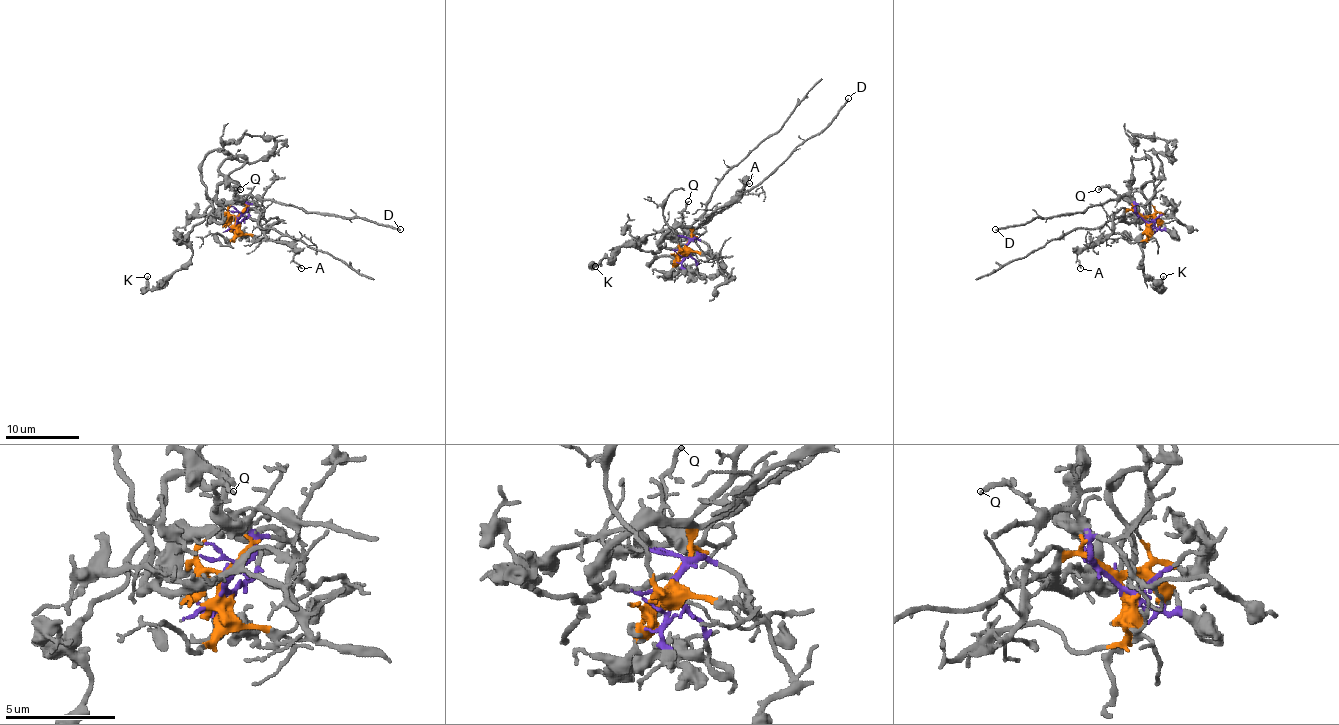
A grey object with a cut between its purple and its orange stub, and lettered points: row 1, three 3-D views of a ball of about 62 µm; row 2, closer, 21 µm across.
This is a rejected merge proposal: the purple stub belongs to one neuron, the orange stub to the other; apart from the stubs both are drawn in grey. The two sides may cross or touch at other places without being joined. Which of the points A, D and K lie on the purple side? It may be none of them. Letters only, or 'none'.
D, K

